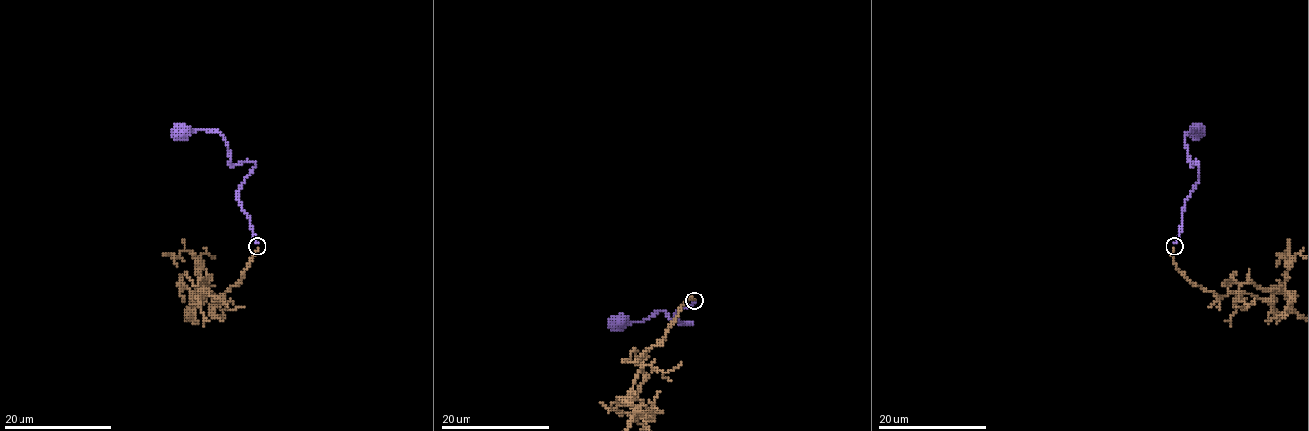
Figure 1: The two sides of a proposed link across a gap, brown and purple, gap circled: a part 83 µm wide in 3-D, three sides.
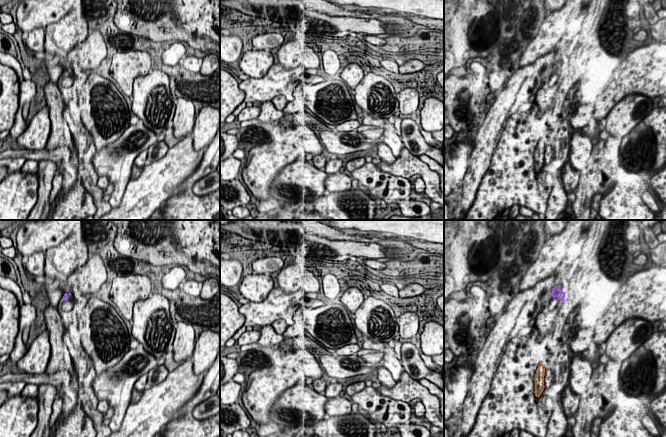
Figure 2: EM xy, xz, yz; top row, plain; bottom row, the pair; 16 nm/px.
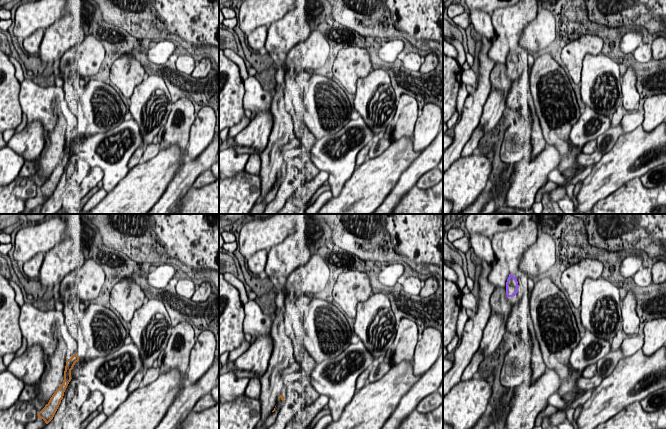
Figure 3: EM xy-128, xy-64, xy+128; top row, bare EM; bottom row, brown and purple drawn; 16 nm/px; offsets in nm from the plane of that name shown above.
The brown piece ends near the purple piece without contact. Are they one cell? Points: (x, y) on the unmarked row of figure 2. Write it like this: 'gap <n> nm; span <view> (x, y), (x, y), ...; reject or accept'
gap 1050 nm; span yz (542, 140), (561, 76); accept

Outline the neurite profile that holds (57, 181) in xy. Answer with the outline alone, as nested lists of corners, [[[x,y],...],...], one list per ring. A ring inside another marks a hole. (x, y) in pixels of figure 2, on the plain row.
[[[56,174],[53,179],[52,190],[49,198],[50,205],[54,201],[58,193],[61,191],[61,187],[62,187],[62,176],[61,174]]]

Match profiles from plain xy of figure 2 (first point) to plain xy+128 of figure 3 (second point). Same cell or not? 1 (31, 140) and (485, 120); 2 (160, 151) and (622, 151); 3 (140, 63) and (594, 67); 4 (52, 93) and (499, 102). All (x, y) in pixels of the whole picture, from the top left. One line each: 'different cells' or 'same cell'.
1: same cell
2: different cells
3: different cells
4: different cells

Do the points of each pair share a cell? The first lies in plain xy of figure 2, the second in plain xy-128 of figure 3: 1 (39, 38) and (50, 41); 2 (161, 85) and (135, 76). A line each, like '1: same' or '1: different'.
1: different
2: different

